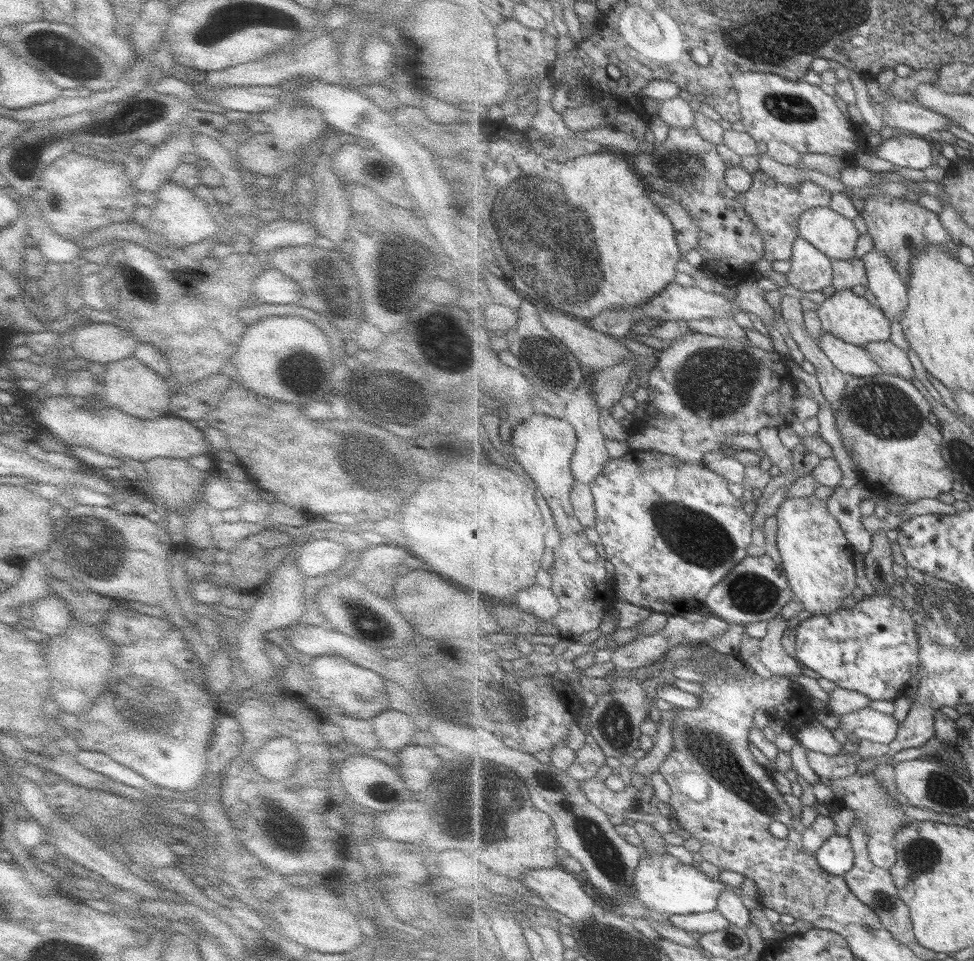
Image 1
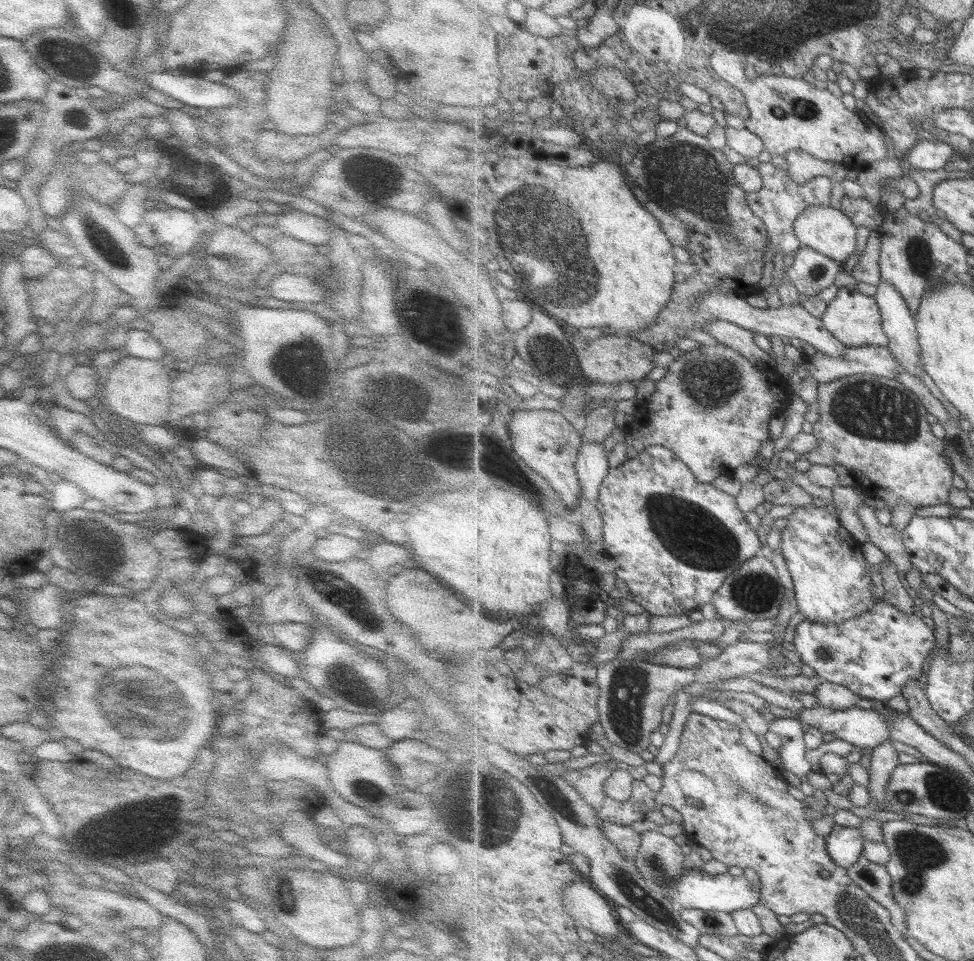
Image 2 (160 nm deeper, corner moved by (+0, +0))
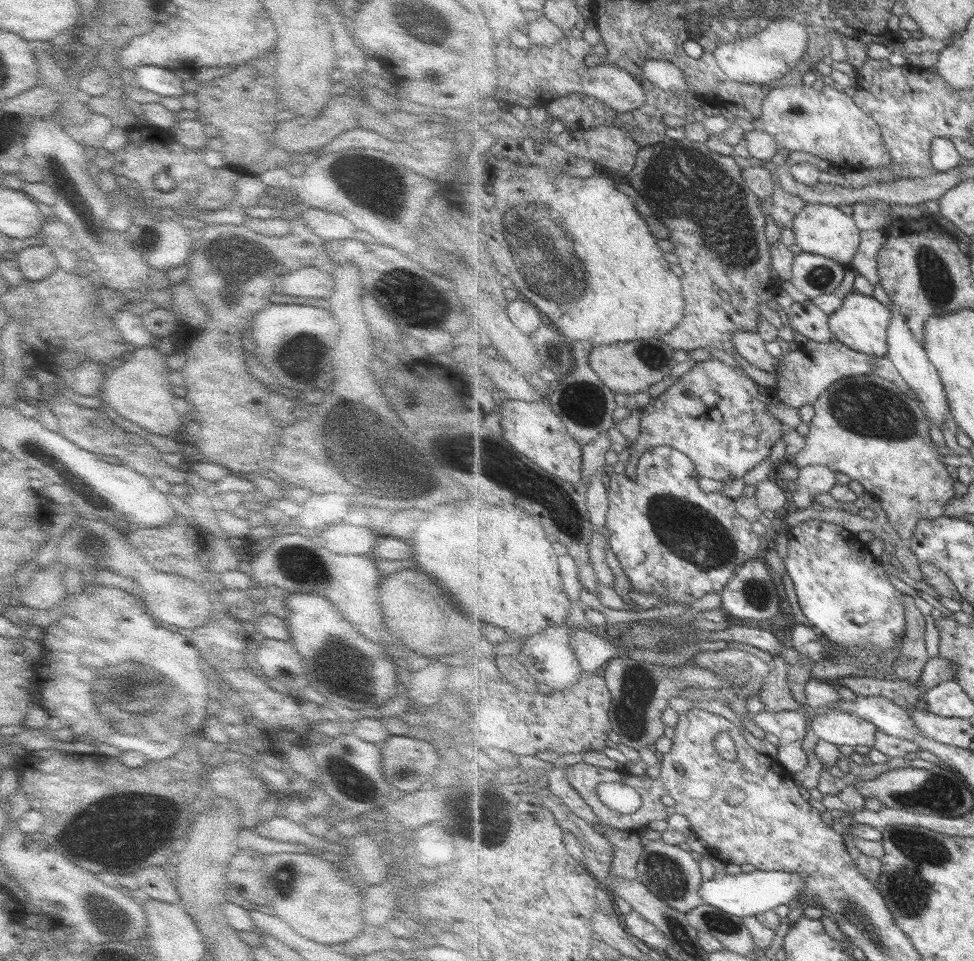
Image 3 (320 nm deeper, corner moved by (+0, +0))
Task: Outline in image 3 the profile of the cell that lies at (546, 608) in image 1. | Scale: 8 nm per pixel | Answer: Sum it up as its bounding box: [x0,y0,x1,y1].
[571,629,622,672]

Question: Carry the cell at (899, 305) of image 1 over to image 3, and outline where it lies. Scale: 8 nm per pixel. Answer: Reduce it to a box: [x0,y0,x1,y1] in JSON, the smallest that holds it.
[886,304,952,429]

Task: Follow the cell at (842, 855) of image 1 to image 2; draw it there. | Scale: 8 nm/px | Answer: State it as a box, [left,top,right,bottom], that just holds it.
[827,825,866,869]

